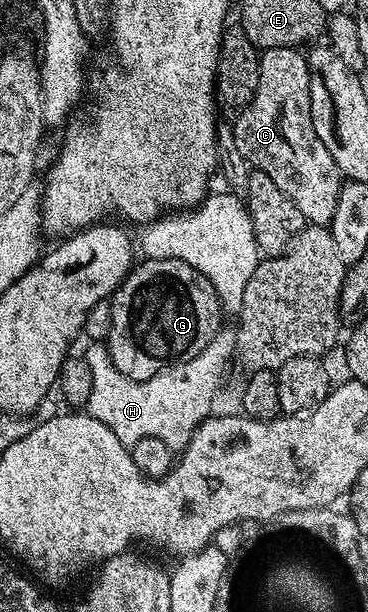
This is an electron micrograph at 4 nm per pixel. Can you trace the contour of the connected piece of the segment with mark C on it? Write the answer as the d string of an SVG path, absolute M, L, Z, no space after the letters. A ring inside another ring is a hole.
M281 46L261 51L260 84L256 96L241 111L242 114L232 122L234 143L240 156L255 170L262 170L276 183L276 188L300 208L303 219L311 226L329 227L332 216L336 214L336 200L344 181L342 173L336 168L336 160L328 156L328 148L316 136L312 128L310 115L310 69L306 55L301 49L292 46Z

